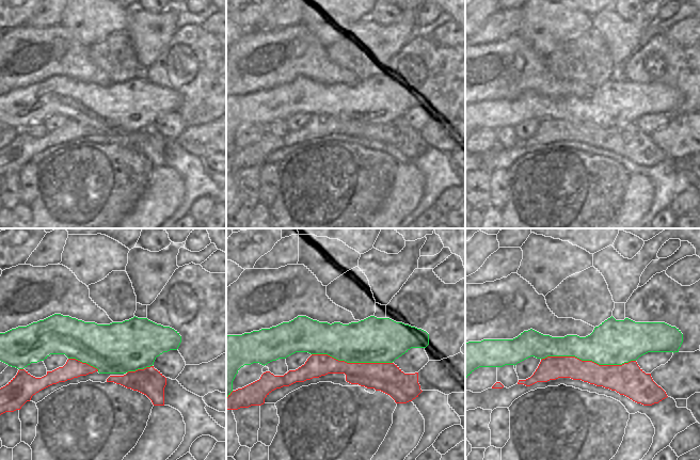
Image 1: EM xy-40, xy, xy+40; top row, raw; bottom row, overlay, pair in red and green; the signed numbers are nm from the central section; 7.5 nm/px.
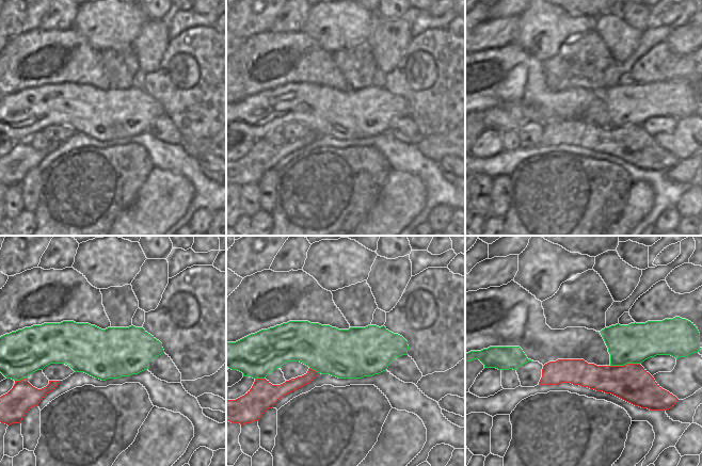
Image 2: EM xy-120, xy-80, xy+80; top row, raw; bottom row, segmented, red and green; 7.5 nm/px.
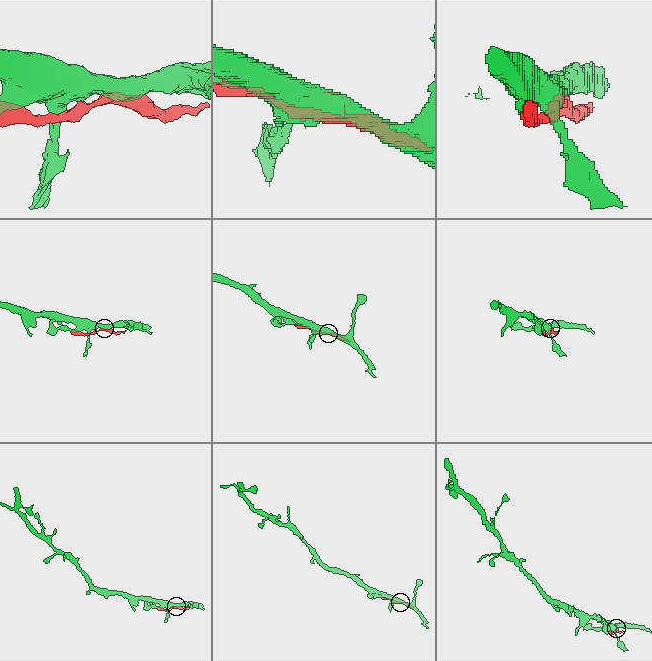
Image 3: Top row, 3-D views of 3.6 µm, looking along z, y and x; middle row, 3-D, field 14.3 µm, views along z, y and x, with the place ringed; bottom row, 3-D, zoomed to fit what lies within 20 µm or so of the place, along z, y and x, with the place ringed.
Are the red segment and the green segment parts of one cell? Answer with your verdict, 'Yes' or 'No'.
No

